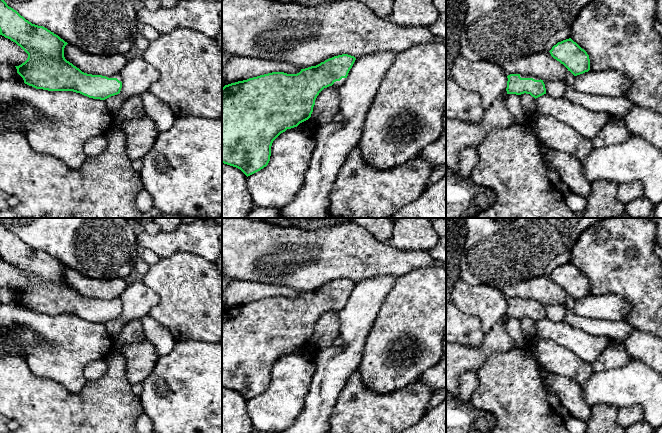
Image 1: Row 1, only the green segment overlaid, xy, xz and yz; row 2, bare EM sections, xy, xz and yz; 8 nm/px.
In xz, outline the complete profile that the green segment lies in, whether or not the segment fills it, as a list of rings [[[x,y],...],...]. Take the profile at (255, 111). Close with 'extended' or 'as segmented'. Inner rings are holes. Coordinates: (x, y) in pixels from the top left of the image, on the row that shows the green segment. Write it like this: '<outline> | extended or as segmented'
[[[348,54],[334,56],[297,74],[272,72],[225,85],[222,88],[222,163],[240,169],[247,177],[266,167],[273,141],[287,129],[308,120],[319,93],[329,86],[339,88],[346,81],[356,58]]] | extended

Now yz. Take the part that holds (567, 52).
[[[571,38],[558,42],[549,52],[554,59],[563,64],[574,76],[590,70],[589,55]]] | as segmented

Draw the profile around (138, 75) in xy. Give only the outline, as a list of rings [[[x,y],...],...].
[[[143,57],[128,61],[119,74],[122,77],[120,93],[105,99],[108,108],[113,114],[120,109],[128,98],[148,91],[150,86],[160,77],[159,71],[146,62]]]

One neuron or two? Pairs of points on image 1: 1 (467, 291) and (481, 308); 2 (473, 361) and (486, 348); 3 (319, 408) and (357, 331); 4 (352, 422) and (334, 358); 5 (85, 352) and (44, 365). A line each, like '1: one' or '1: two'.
1: one
2: one
3: one
4: two
5: one

